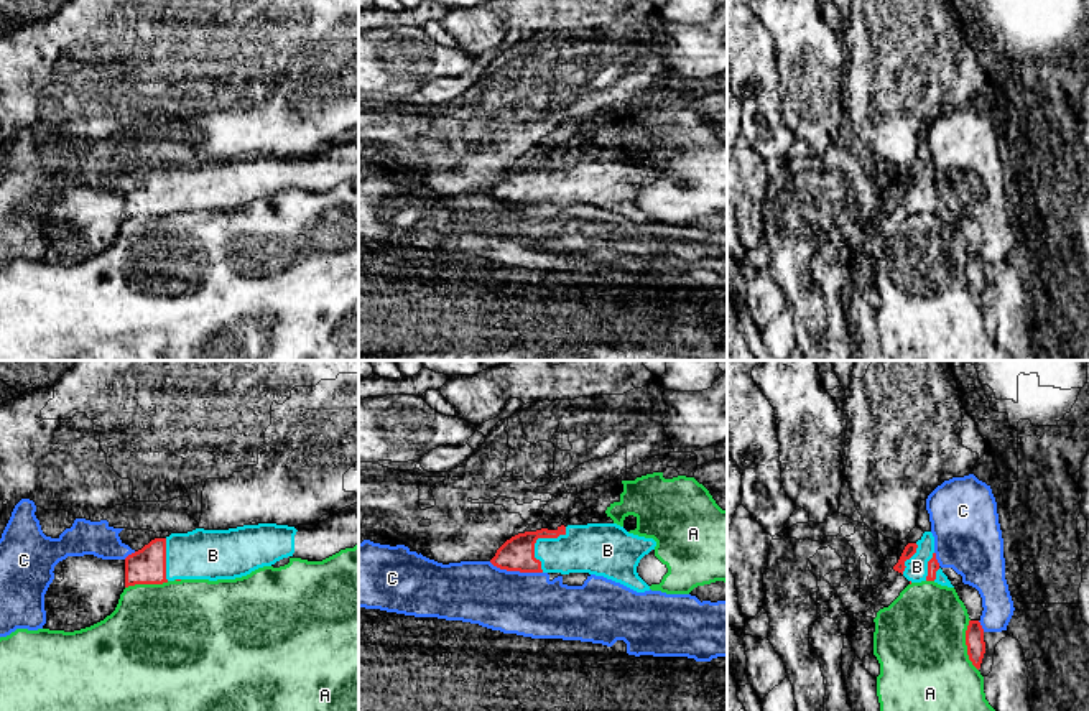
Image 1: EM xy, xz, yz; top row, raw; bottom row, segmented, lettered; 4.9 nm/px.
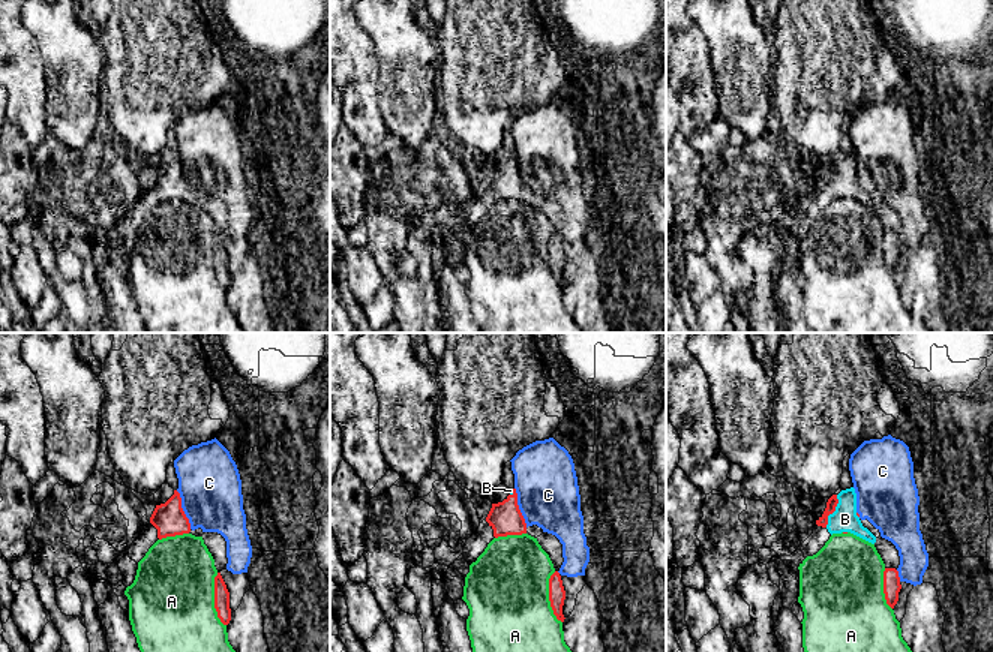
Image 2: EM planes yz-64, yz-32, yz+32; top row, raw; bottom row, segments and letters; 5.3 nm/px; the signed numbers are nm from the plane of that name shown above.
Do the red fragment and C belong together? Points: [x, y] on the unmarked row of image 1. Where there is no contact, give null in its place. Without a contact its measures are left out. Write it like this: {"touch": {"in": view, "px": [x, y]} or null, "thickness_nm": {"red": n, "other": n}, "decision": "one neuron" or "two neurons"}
{"touch": {"in": "xz", "px": [515, 201]}, "thickness_nm": {"red": 160, "other": 320}, "decision": "two neurons"}

